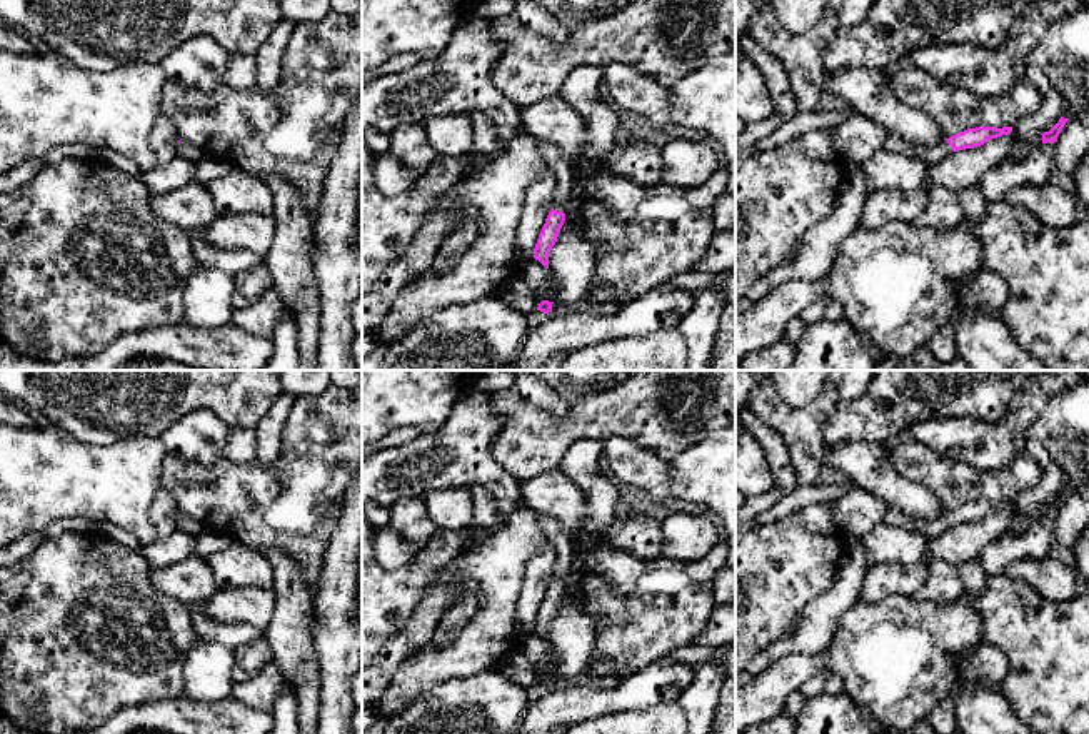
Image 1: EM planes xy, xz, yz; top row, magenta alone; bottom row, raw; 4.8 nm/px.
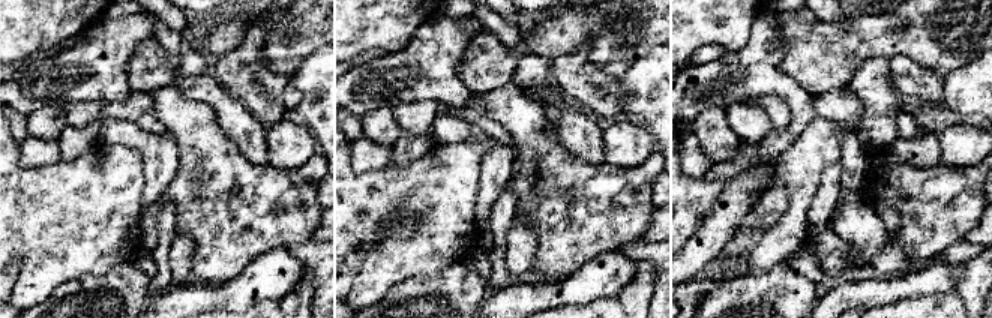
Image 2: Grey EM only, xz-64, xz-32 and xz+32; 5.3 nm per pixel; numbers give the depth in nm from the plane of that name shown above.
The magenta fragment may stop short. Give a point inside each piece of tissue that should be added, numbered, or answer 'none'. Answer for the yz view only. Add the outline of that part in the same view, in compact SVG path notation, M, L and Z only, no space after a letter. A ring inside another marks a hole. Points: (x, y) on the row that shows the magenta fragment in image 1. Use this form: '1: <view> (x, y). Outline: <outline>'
1: yz (929, 154). Outline: M891 133L886 138L884 148L887 148L892 153L912 155L919 158L921 162L924 162L926 167L931 167L941 162L946 155L952 152L952 147L947 143L946 138L932 145L914 145L896 133Z

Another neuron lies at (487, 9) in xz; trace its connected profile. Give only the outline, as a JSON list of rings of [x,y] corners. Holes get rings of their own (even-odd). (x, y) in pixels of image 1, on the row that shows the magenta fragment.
[[[475,0],[474,13],[482,18],[499,18],[515,12],[514,0]]]

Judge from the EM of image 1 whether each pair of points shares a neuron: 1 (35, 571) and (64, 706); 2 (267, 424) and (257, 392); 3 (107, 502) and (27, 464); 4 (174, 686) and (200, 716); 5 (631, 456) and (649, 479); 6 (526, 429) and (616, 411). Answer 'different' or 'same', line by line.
1: same
2: different
3: same
4: different
5: same
6: same

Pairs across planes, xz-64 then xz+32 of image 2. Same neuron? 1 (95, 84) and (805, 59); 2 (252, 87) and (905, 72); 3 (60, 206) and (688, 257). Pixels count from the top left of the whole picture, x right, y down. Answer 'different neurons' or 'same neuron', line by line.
1: different neurons
2: same neuron
3: different neurons

